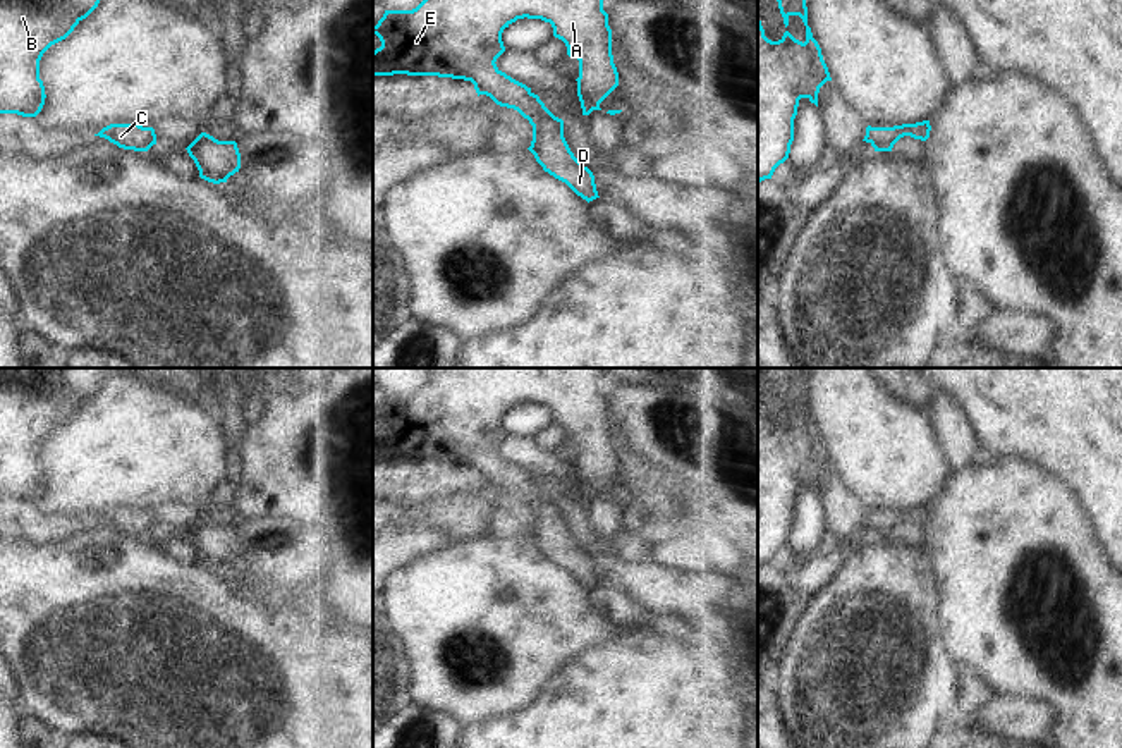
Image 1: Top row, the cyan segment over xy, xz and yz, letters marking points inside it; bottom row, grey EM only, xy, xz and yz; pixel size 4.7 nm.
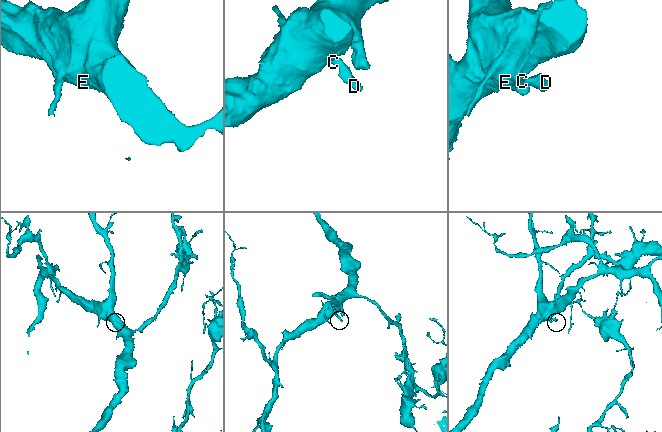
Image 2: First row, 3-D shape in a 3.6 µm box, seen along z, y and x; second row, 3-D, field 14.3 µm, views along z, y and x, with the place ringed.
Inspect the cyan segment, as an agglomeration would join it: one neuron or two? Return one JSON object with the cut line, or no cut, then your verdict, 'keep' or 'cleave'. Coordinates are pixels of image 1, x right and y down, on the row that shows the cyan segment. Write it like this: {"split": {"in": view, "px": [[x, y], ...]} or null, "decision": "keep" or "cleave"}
{"split": null, "decision": "keep"}

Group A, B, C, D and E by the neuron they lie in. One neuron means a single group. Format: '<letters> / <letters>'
A B C D E

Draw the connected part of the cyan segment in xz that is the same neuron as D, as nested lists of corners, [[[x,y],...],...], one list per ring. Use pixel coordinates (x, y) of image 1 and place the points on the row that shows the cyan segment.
[[[423,0],[412,10],[385,10],[383,17],[373,26],[373,34],[381,41],[381,46],[373,52],[373,76],[438,76],[464,79],[474,84],[479,95],[490,96],[497,105],[517,110],[533,126],[533,141],[527,148],[545,172],[565,182],[577,196],[588,203],[600,198],[593,172],[584,167],[570,151],[564,138],[564,120],[555,117],[538,95],[526,84],[512,79],[497,67],[497,58],[505,52],[502,33],[517,19],[541,19],[550,22],[553,36],[567,46],[567,55],[579,60],[577,96],[582,115],[593,110],[601,110],[600,103],[619,86],[619,72],[612,55],[612,29],[608,14],[603,10],[603,0]]]

